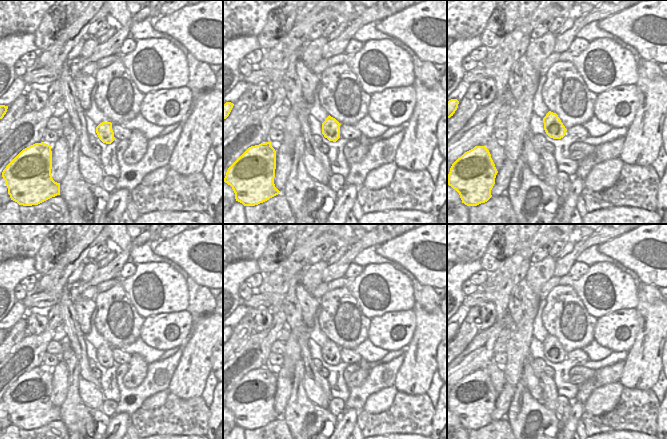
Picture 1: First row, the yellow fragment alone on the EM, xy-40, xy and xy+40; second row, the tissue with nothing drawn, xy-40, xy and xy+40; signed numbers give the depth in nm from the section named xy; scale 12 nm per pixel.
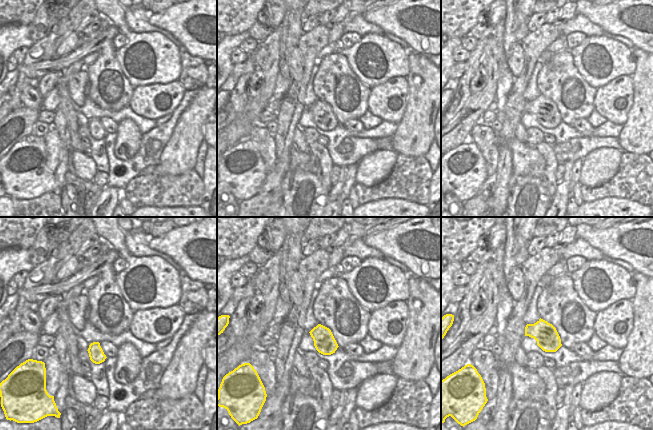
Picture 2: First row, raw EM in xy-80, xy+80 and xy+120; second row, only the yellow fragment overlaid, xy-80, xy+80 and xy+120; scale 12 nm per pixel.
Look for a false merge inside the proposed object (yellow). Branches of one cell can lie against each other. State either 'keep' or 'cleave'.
keep

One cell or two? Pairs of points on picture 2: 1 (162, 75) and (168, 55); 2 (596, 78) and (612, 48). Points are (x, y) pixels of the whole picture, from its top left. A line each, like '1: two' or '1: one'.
1: one
2: one

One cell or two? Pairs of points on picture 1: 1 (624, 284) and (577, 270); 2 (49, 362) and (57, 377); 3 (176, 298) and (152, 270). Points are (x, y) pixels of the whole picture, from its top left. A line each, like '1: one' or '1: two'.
1: two
2: two
3: one

